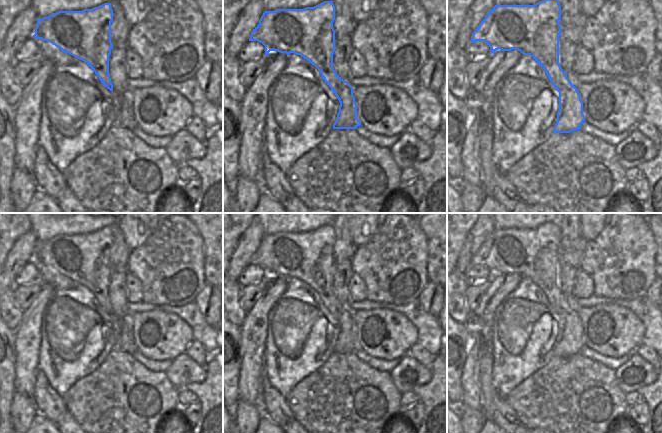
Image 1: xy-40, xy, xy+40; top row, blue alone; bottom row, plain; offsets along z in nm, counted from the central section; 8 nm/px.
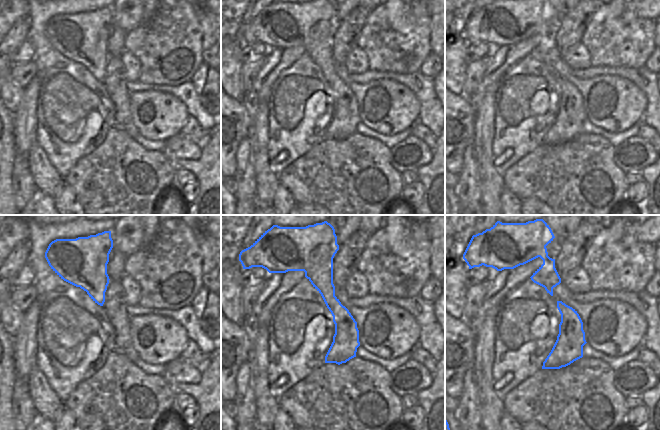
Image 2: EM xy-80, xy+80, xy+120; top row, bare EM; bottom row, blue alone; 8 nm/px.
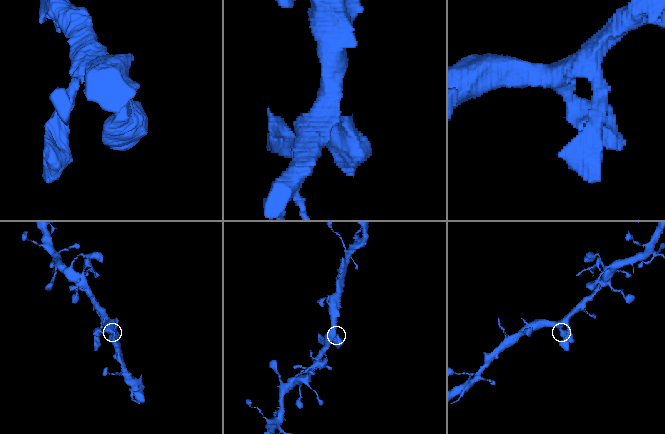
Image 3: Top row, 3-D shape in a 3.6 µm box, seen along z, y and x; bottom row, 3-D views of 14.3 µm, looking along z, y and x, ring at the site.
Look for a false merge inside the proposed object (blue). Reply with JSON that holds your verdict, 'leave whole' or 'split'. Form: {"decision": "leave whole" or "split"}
{"decision": "leave whole"}

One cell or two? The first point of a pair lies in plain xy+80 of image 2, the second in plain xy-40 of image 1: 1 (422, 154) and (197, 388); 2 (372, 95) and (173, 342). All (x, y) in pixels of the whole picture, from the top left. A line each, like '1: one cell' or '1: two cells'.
1: two cells
2: one cell

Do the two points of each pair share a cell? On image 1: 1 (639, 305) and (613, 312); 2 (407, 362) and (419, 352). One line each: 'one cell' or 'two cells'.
1: two cells
2: two cells

